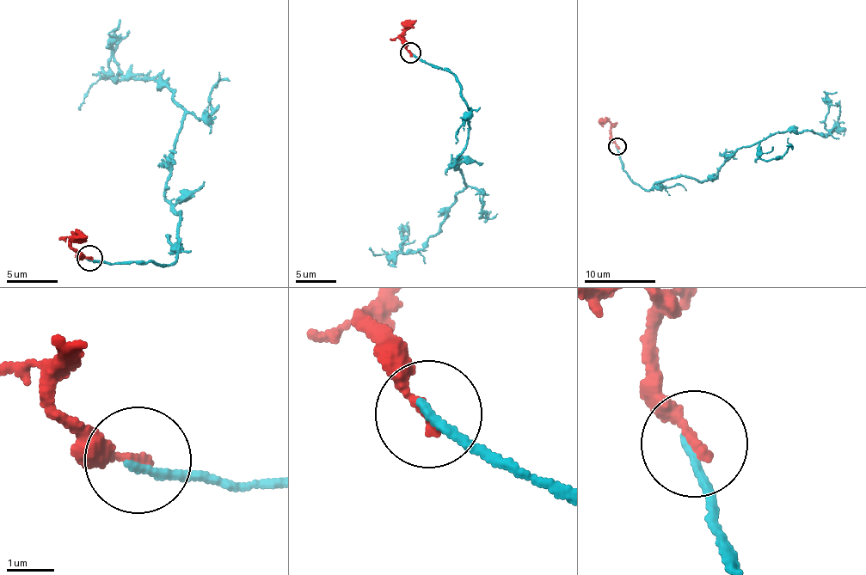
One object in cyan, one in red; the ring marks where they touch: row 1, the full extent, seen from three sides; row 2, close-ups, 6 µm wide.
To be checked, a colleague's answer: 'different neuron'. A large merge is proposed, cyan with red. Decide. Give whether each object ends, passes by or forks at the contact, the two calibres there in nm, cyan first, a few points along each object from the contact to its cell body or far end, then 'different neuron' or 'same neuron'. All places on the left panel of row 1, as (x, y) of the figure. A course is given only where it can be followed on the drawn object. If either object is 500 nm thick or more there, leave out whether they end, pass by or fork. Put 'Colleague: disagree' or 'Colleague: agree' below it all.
cyan ends | red ends | 190/220 nm | cyan via (89, 258), (175, 261), (181, 210), (164, 185), (181, 107), (161, 75), (115, 80), (119, 20) | red via (89, 258), (76, 250), (70, 238), (86, 235) | different neuron
Colleague: agree

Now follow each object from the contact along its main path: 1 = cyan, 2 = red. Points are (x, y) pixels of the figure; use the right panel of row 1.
1: (617, 146), (649, 191), (712, 180), (777, 132), (826, 135), (825, 94), (837, 92)
2: (617, 146), (611, 133), (611, 124), (598, 121)

